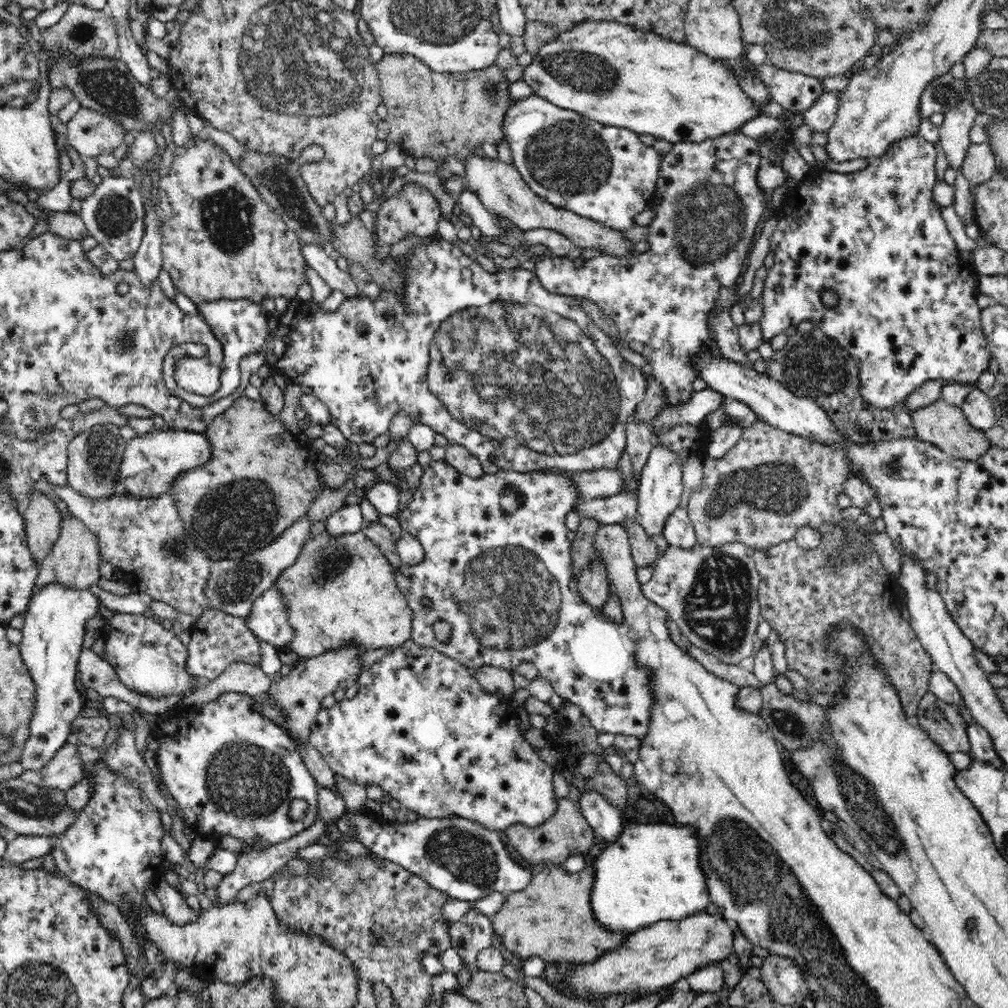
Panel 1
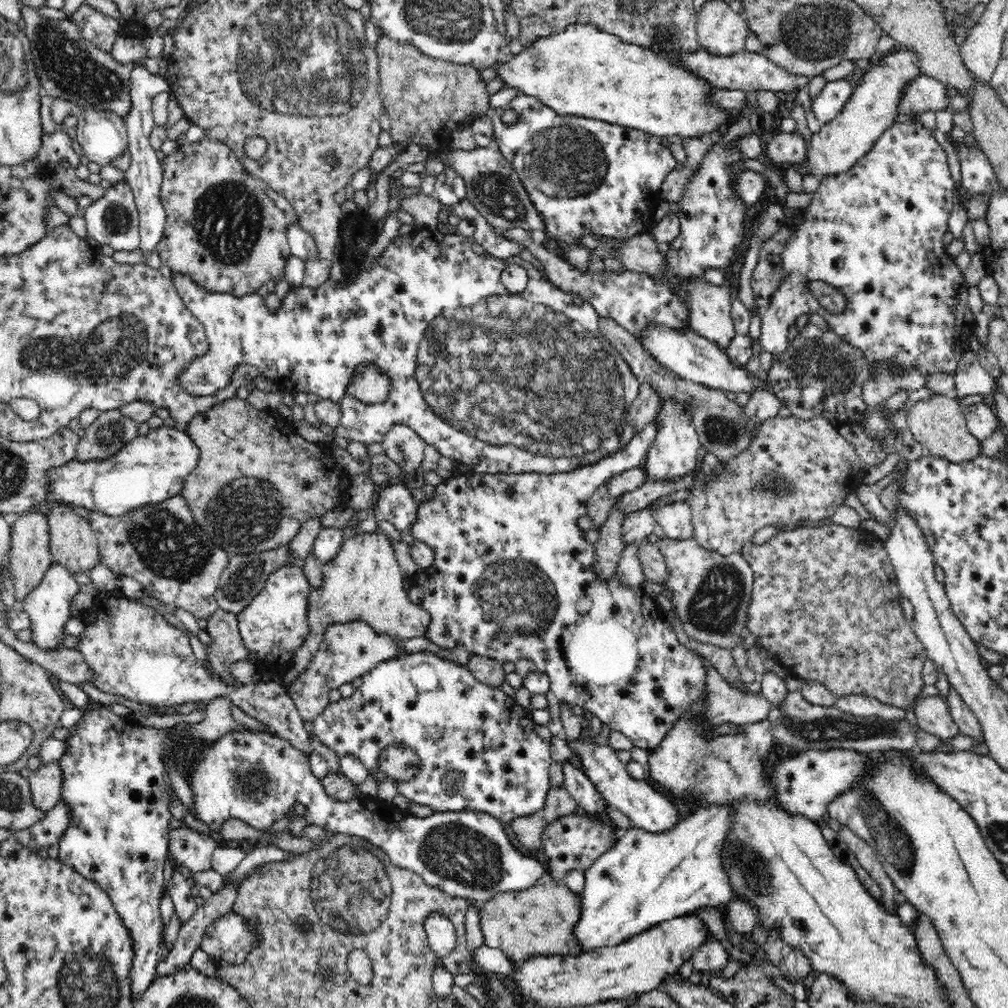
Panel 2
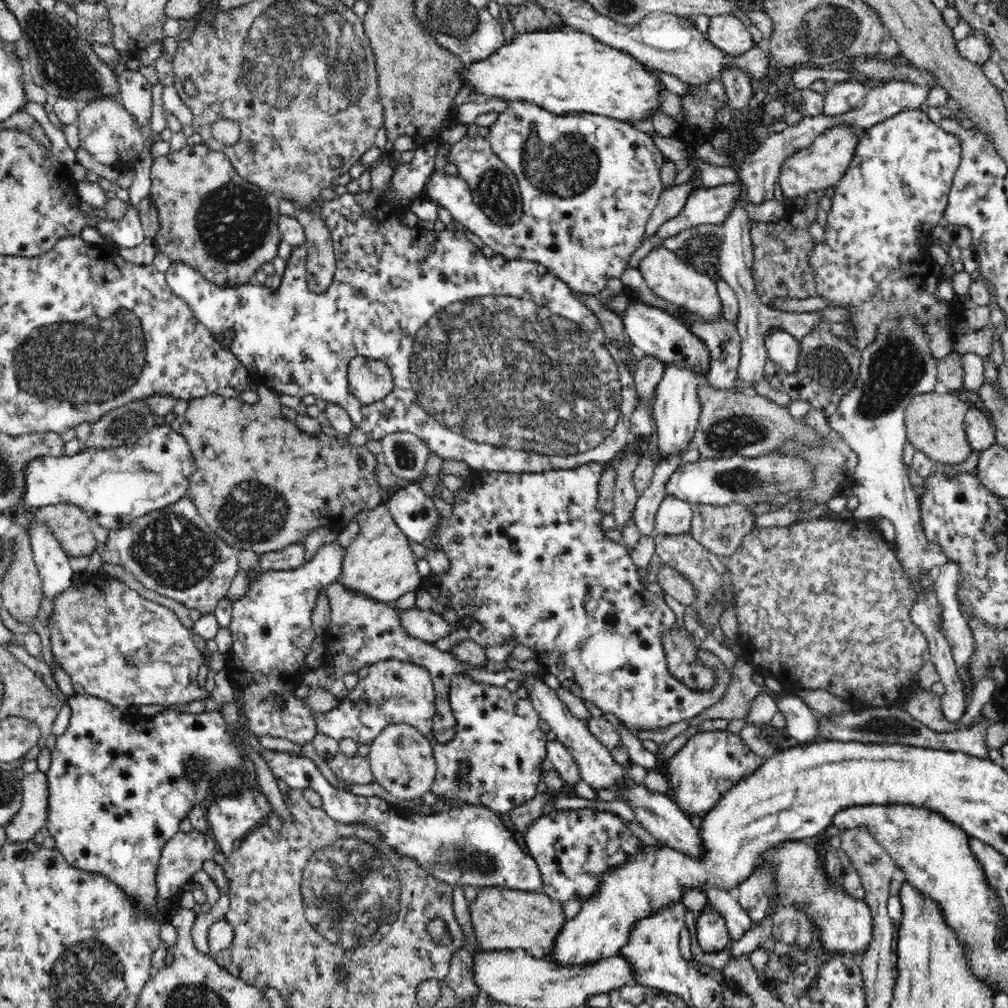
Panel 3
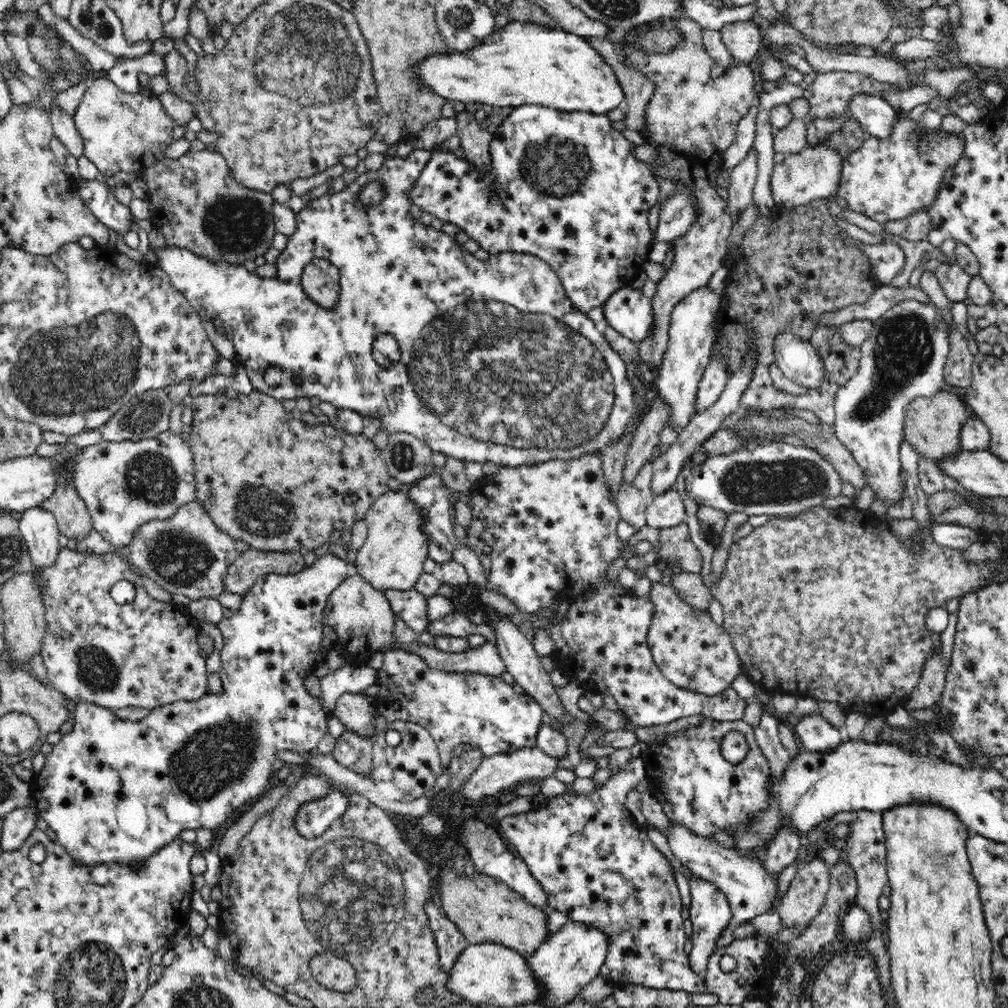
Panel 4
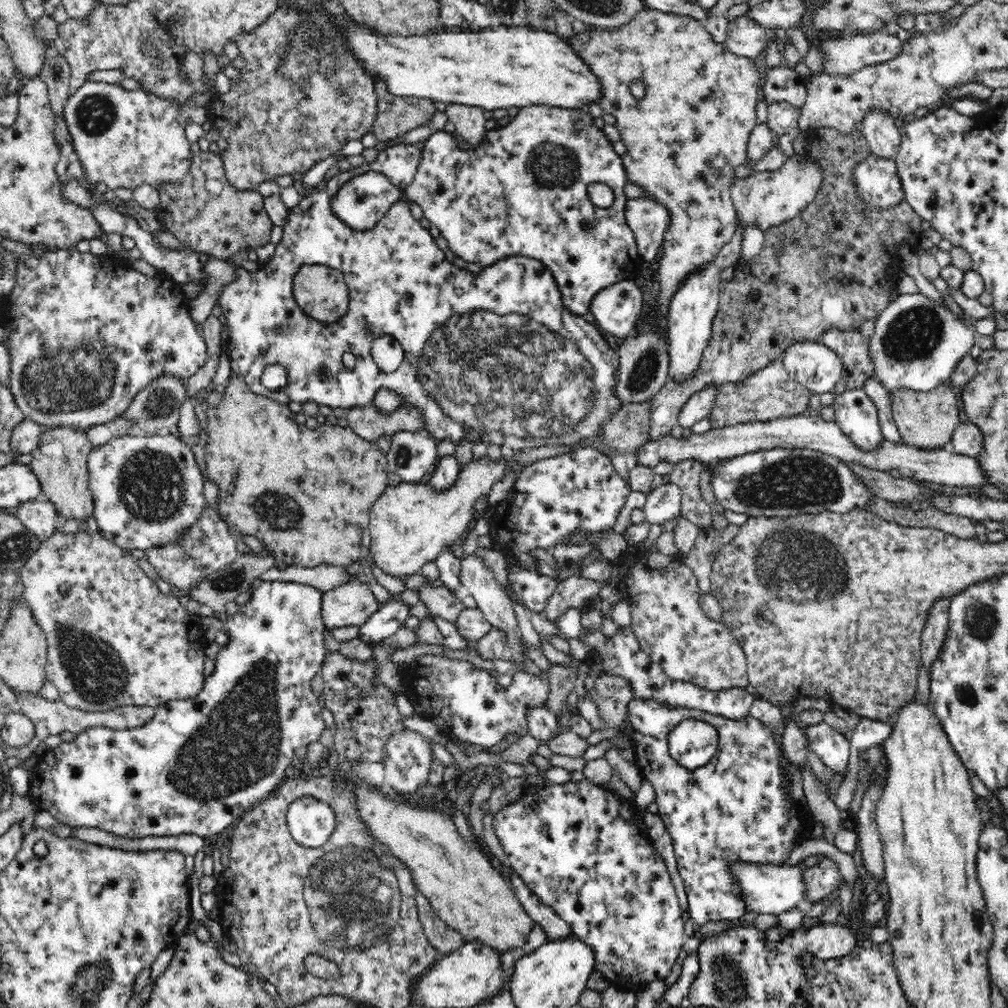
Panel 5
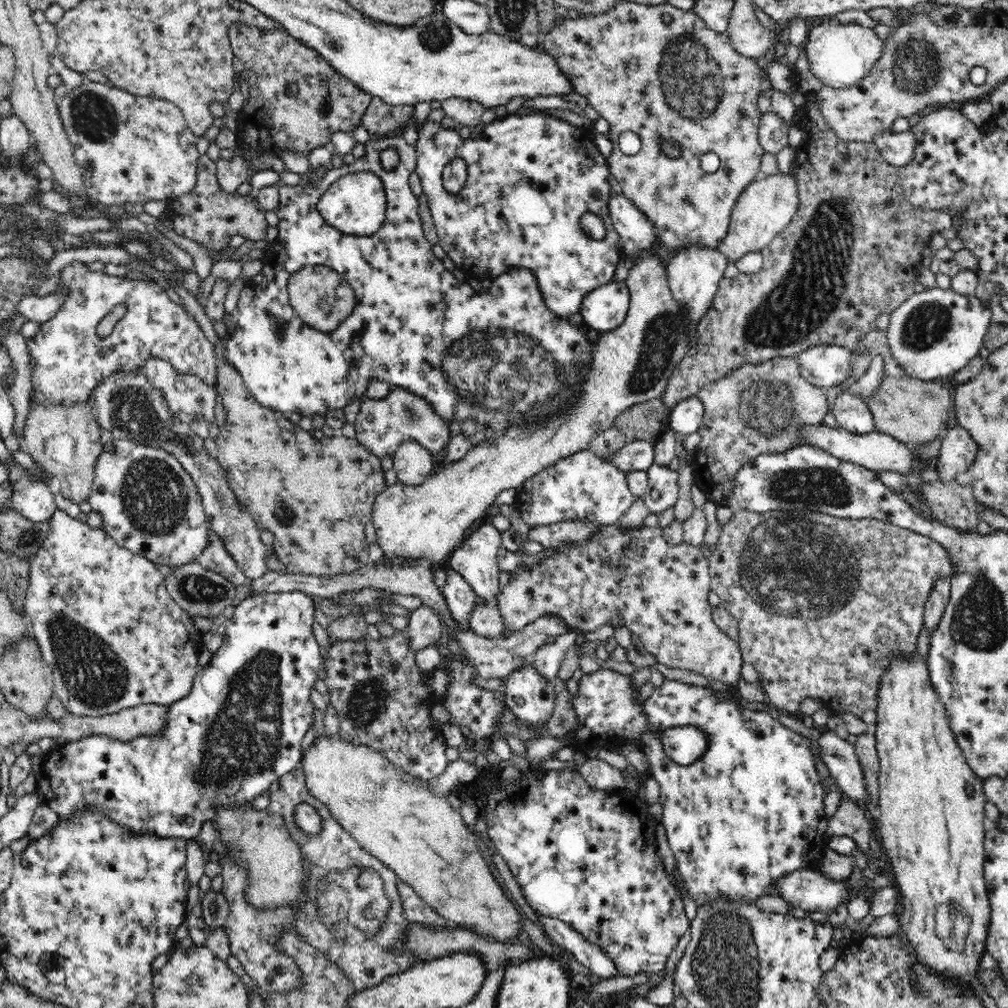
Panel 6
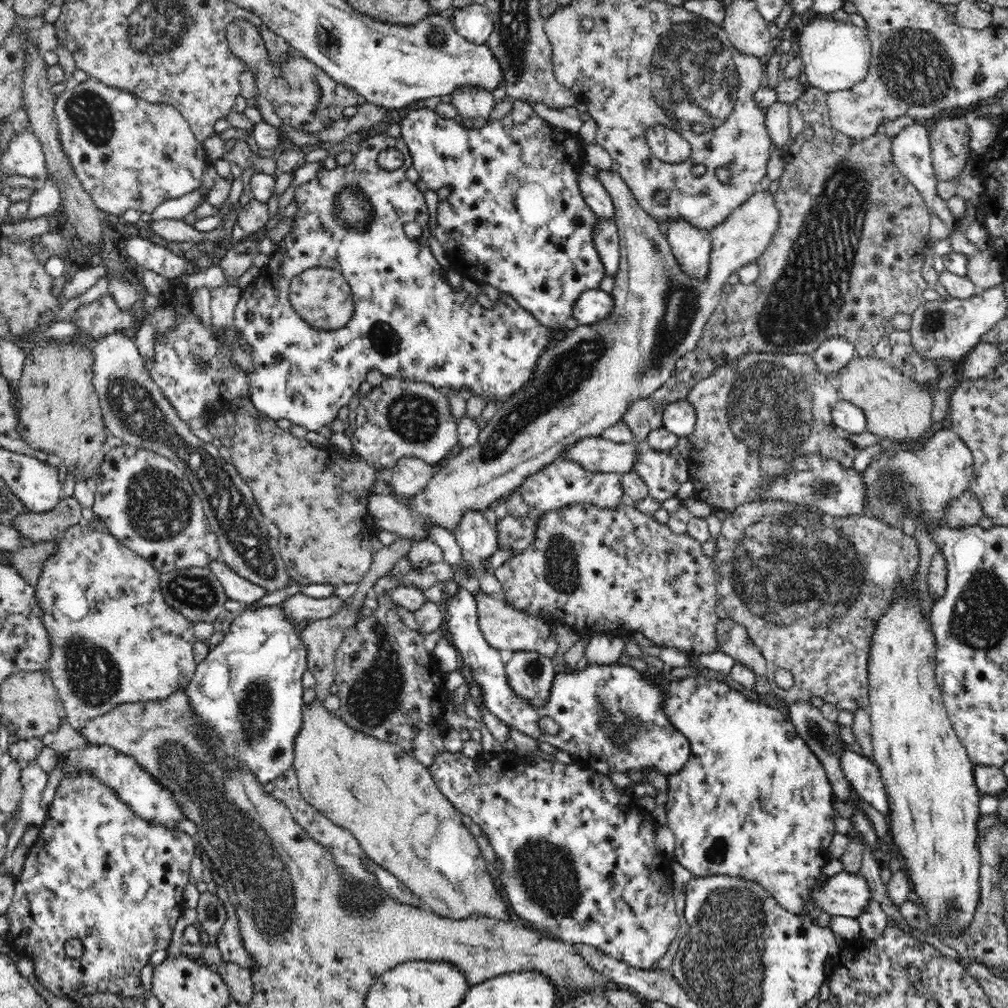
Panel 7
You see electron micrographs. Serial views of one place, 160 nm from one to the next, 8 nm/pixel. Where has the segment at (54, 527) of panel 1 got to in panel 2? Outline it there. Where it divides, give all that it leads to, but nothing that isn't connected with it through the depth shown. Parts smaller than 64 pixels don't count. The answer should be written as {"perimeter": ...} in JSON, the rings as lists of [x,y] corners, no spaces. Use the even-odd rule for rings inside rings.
{"perimeter":[[[26,512],[12,524],[12,548],[10,550],[13,562],[14,596],[16,602],[24,600],[24,596],[40,584],[52,565],[50,525],[43,512]]]}

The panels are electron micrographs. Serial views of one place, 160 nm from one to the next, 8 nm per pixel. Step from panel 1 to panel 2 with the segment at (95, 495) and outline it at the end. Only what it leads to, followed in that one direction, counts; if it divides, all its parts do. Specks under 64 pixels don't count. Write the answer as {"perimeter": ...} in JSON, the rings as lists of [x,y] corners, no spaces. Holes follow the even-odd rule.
{"perimeter":[[[120,409],[100,412],[85,432],[74,458],[79,462],[106,460],[138,436],[137,424],[122,416]]]}

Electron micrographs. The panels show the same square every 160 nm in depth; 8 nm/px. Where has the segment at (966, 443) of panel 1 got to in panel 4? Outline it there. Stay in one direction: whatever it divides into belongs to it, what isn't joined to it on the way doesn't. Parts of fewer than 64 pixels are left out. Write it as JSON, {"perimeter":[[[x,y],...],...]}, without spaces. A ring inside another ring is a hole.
{"perimeter":[[[941,390],[931,397],[916,397],[905,414],[904,440],[908,441],[921,457],[936,462],[950,459],[963,450],[960,445],[960,432],[968,419],[966,406],[962,403],[962,398],[955,393]]]}

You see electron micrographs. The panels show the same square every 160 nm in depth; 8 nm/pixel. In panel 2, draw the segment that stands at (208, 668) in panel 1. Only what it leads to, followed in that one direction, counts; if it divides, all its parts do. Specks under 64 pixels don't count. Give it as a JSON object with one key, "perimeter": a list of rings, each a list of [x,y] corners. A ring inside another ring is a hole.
{"perimeter":[[[218,607],[207,619],[205,630],[213,640],[208,647],[209,666],[214,672],[224,672],[232,663],[246,661],[249,657],[238,628],[237,615],[234,613]]]}

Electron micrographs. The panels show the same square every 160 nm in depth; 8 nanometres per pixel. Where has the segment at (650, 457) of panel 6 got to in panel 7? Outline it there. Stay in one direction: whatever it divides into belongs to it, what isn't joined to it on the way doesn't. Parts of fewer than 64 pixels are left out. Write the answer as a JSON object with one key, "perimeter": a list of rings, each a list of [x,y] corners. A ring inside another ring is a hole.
{"perimeter":[[[601,437],[580,440],[563,455],[564,461],[579,462],[584,469],[624,474],[634,471],[636,442],[617,444]]]}

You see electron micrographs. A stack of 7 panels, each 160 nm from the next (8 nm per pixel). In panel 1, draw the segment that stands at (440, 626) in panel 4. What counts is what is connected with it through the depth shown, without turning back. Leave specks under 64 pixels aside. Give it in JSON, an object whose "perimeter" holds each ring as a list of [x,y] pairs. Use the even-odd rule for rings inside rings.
{"perimeter":[[[361,530],[344,533],[342,536],[331,536],[330,532],[322,532],[316,538],[306,540],[306,548],[302,546],[302,552],[298,557],[296,563],[286,568],[275,580],[273,586],[281,596],[285,620],[293,631],[288,644],[302,659],[318,658],[342,648],[368,652],[384,647],[399,647],[405,640],[410,639],[412,610],[409,610],[408,601],[396,586],[394,566]]]}

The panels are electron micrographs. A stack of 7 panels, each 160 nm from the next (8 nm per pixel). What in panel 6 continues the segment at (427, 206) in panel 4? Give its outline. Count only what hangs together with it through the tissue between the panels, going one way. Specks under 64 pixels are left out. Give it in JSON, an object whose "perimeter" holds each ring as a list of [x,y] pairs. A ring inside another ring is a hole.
{"perimeter":[[[531,112],[524,116],[507,113],[487,124],[477,138],[442,127],[442,123],[426,119],[421,125],[411,124],[418,132],[415,149],[415,172],[421,180],[432,214],[438,242],[453,260],[468,274],[489,277],[500,276],[513,265],[524,265],[538,277],[539,288],[547,307],[560,317],[576,314],[583,306],[583,298],[595,288],[613,281],[616,265],[622,258],[622,240],[612,225],[610,198],[612,192],[607,178],[610,165],[607,157],[592,139],[592,129],[572,126],[568,121]],[[462,158],[467,164],[467,180],[460,192],[448,193],[442,186],[442,169],[448,162]],[[372,172],[350,173],[332,183],[317,202],[317,209],[333,228],[355,237],[370,237],[378,232],[386,220],[383,182]],[[592,212],[600,216],[606,235],[601,240],[592,239],[579,227],[579,219]]]}

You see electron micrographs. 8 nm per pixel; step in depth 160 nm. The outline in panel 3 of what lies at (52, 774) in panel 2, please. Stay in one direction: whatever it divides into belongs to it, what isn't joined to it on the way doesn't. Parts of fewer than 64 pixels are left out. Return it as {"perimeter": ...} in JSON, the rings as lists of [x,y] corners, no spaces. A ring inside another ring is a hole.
{"perimeter":[[[38,769],[36,772],[26,773],[20,781],[23,796],[21,807],[5,829],[7,840],[29,841],[45,826],[48,818],[48,779]]]}

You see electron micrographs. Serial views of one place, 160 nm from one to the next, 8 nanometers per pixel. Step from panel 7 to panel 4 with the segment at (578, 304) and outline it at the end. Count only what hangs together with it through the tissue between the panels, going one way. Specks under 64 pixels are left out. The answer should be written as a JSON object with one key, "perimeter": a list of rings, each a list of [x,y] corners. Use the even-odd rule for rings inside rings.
{"perimeter":[[[632,286],[618,289],[601,305],[607,324],[635,343],[654,335],[651,299]]]}

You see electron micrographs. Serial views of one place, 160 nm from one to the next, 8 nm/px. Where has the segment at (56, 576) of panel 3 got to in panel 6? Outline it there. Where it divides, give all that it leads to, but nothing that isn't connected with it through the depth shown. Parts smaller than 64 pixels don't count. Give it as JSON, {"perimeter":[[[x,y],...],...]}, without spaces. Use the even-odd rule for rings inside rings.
{"perimeter":[[[4,460],[1,463],[8,469],[8,477],[15,486],[15,495],[12,496],[9,508],[33,523],[48,521],[57,510],[50,485],[15,461]]]}

